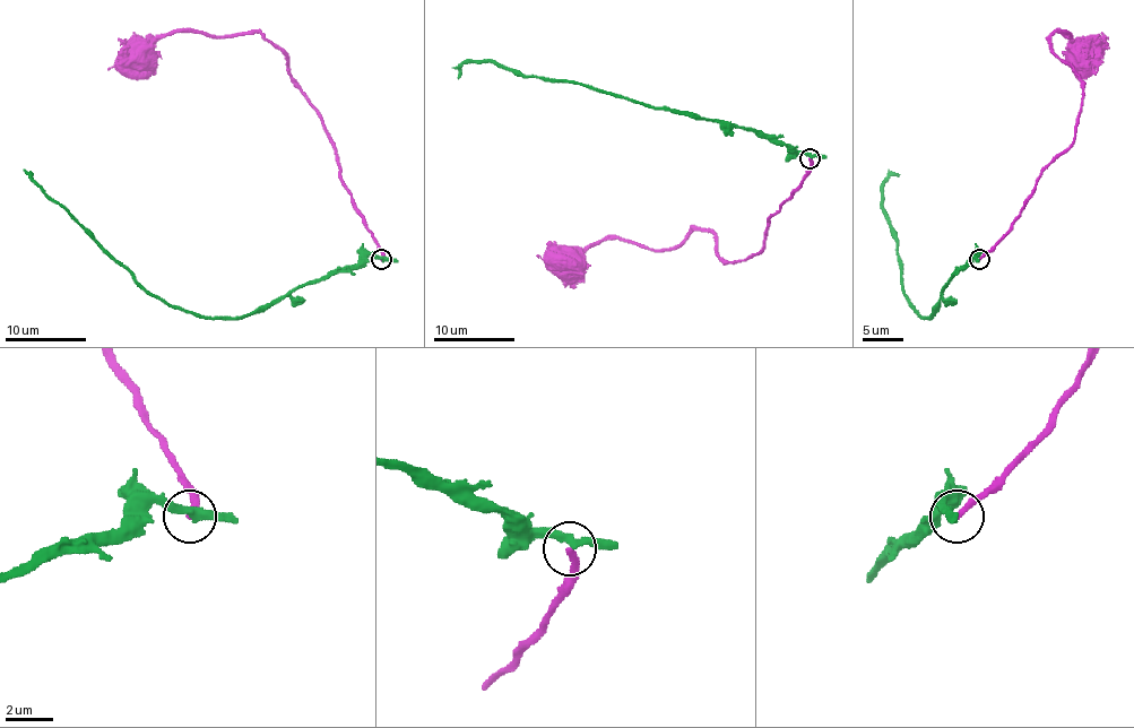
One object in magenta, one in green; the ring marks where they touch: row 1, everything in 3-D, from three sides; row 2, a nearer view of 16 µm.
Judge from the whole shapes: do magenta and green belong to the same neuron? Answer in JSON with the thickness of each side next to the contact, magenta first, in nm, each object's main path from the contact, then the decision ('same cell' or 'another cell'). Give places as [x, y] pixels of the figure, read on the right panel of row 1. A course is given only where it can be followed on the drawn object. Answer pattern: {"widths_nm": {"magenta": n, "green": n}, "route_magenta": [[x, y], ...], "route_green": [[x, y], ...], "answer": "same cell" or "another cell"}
{"widths_nm": {"magenta": 280, "green": 320}, "route_magenta": [[979, 260], [1073, 142], [1083, 81], [1053, 53], [1050, 36], [1065, 33], [1075, 44], [1093, 46], [1089, 57]], "route_green": [[979, 260], [974, 256], [923, 317], [906, 296], [898, 237], [884, 207], [884, 183], [900, 174]], "answer": "another cell"}

